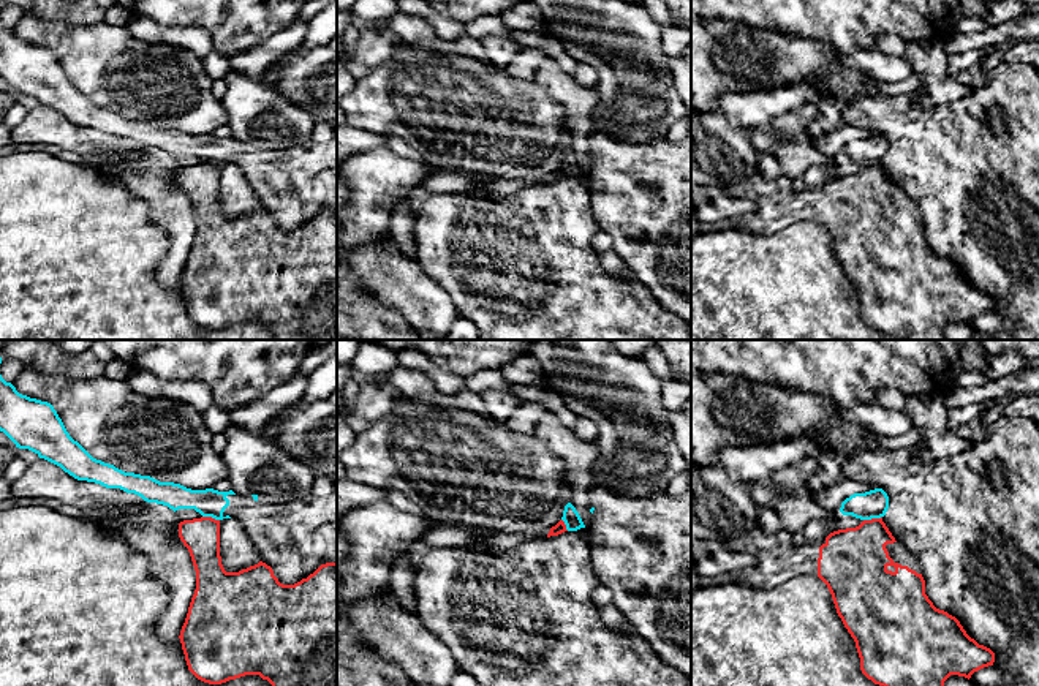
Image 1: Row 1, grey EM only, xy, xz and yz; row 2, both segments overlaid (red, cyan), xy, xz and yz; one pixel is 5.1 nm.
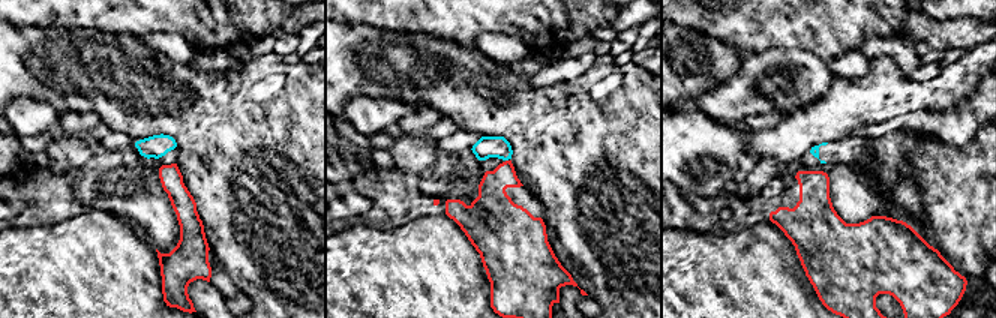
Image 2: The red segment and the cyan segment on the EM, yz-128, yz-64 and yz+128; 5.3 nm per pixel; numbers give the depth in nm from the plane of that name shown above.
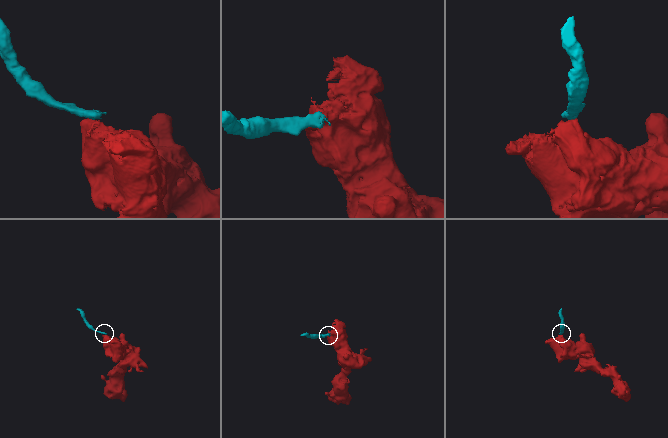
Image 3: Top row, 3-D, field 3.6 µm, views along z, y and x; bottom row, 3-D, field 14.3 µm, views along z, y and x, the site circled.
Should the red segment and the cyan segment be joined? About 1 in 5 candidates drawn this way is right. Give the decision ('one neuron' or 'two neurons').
two neurons

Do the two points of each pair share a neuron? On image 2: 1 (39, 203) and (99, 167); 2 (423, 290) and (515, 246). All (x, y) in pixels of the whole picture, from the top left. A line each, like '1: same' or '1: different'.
1: different
2: different

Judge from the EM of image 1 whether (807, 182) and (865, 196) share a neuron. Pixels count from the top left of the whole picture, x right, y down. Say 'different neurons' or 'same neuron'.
different neurons

